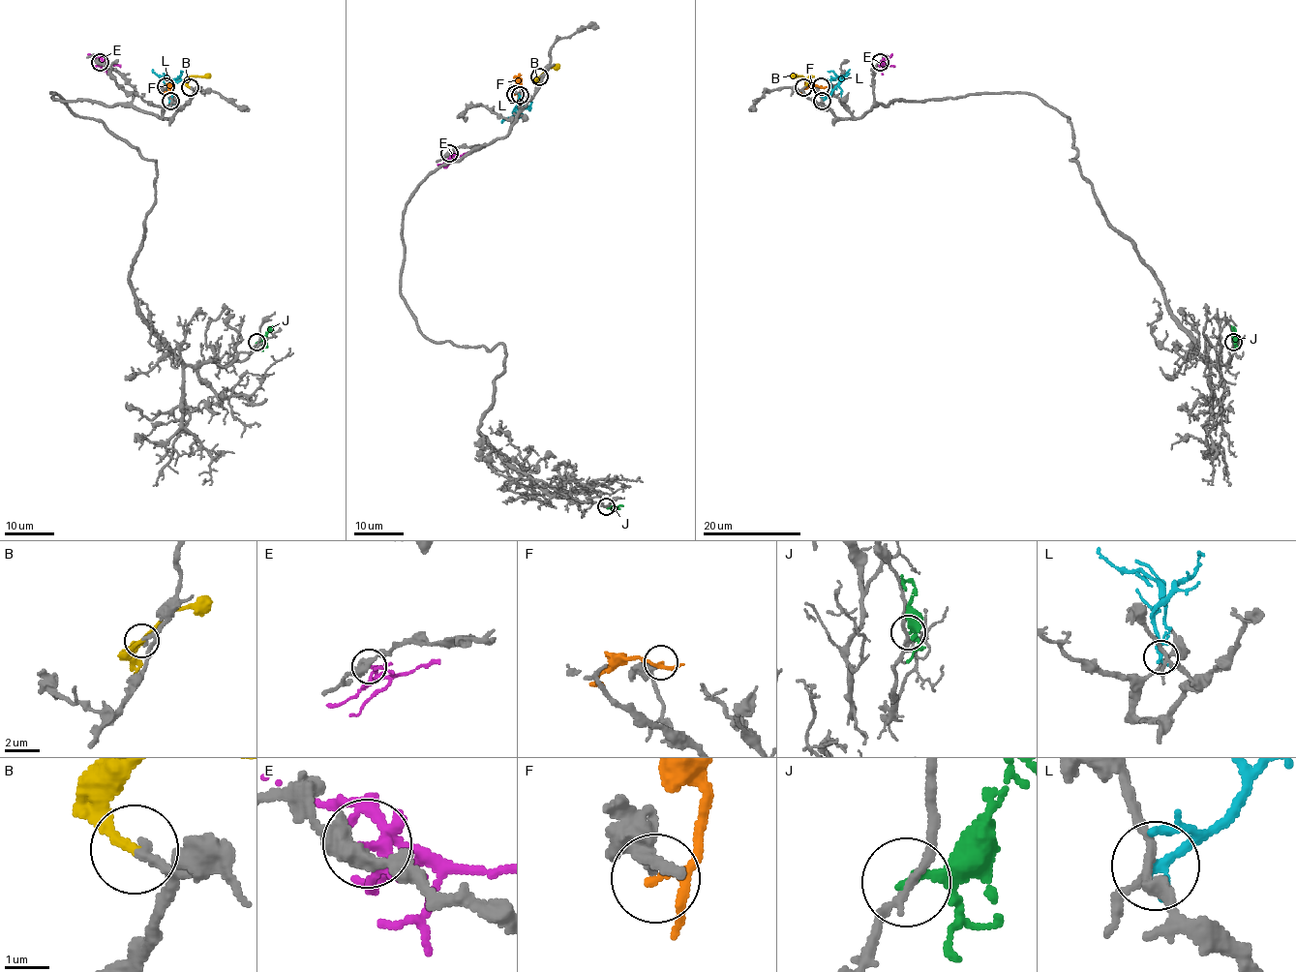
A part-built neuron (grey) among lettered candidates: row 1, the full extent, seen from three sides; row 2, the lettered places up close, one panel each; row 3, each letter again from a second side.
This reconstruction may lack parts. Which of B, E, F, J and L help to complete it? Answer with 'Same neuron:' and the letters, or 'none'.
Same neuron: B

